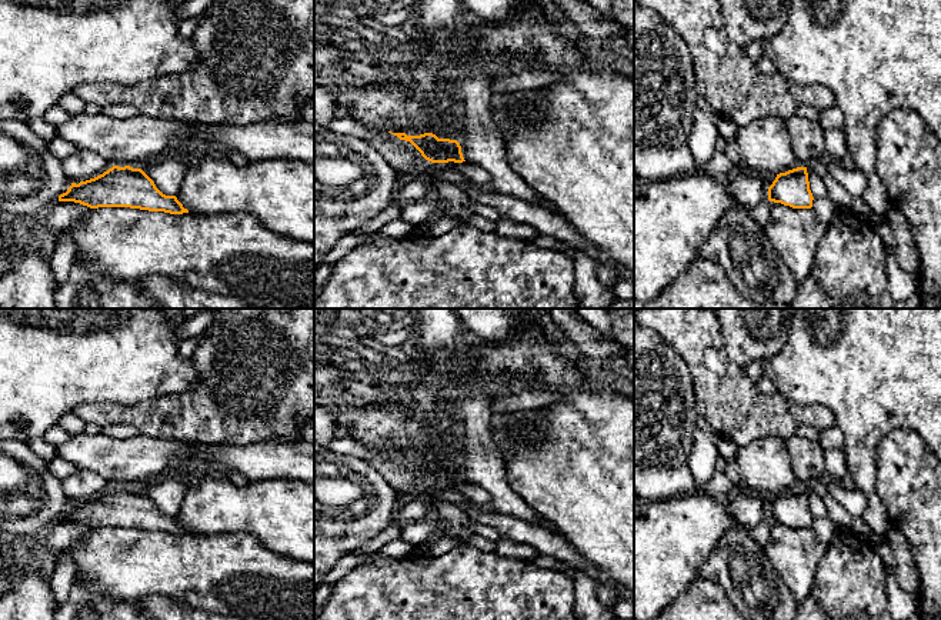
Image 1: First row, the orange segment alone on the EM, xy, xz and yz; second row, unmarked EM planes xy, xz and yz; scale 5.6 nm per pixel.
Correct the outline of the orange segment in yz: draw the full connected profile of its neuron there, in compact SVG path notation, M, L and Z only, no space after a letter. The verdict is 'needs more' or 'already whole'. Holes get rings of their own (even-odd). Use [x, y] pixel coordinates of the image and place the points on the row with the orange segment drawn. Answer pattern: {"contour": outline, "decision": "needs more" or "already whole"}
{"contour": "M807 167L777 174L768 187L768 200L792 209L811 209L814 197L810 190Z", "decision": "already whole"}

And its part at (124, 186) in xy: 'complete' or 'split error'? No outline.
complete

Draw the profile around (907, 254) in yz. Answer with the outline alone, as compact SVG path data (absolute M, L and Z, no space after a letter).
M892 206L887 210L885 219L894 233L895 259L900 267L907 273L917 276L920 273L921 259L908 220Z

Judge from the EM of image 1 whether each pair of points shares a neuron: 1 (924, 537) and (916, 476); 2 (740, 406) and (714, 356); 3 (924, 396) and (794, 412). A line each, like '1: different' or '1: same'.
1: same
2: same
3: different

